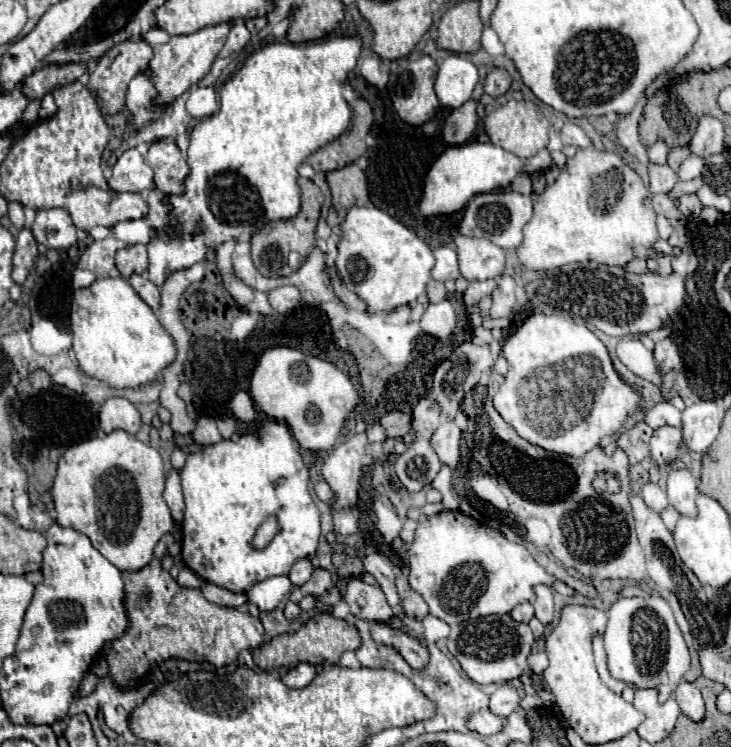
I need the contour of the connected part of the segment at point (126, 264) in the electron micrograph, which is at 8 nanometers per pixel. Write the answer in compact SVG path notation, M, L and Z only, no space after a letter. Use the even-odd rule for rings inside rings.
M134 244L120 248L116 252L116 268L122 278L130 278L130 274L144 274L148 270L148 252L144 244Z

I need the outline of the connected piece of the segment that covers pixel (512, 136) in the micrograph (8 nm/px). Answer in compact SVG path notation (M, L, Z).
M514 90L506 92L504 96L500 96L492 102L492 112L488 112L484 118L484 128L496 146L506 148L508 152L512 152L520 158L530 158L548 146L550 122L544 118L542 110L536 104L524 100L524 96Z

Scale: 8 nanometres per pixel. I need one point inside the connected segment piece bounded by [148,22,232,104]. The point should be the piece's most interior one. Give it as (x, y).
(185, 60)

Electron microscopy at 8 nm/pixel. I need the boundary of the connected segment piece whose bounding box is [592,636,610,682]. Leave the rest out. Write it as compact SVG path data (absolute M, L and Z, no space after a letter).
M594 636L592 640L592 646L594 646L594 660L596 660L596 668L602 676L602 680L610 680L610 674L608 674L608 668L606 668L606 650L604 650L604 644L602 644L602 636Z

